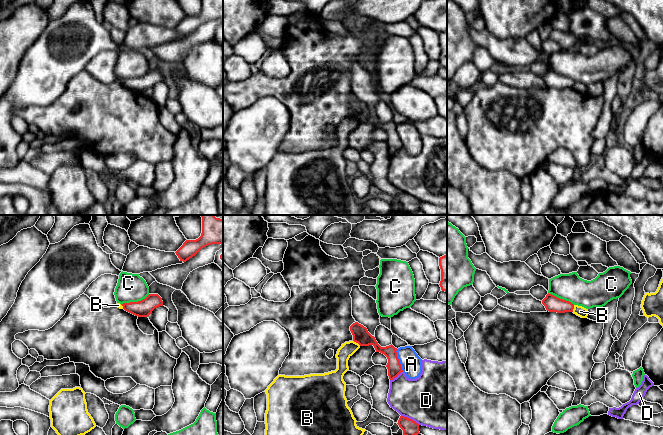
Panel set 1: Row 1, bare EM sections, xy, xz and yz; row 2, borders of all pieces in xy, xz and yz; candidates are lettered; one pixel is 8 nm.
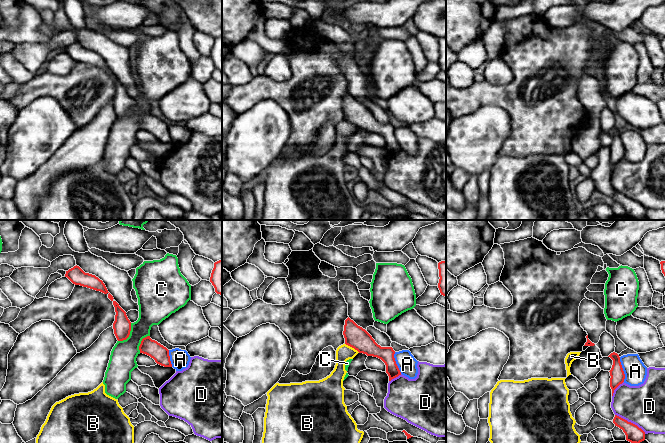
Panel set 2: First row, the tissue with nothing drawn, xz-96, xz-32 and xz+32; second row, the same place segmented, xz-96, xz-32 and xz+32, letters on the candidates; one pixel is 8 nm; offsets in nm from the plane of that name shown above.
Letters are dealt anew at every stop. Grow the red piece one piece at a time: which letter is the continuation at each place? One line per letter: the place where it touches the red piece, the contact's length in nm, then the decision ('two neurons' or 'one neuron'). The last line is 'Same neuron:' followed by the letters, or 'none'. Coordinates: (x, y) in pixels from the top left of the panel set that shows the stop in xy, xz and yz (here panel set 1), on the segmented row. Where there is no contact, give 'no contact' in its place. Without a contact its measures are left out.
A: xz (398, 360) | 190 nm | two neurons
B: xz (357, 342) | 80 nm | two neurons
C: xy (135, 302) | 240 nm | two neurons
D: xz (410, 419) | 170 nm | two neurons
Same neuron: none

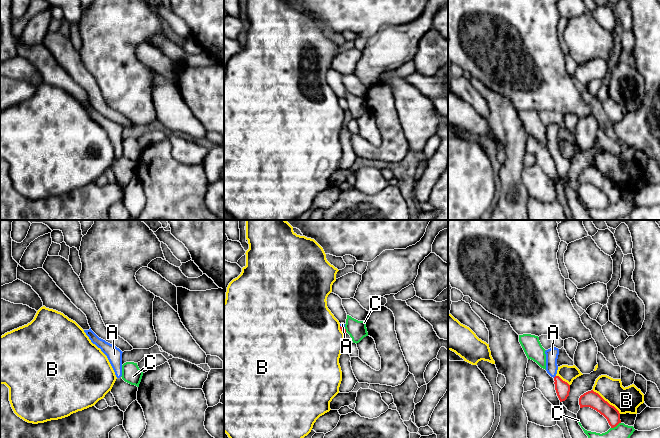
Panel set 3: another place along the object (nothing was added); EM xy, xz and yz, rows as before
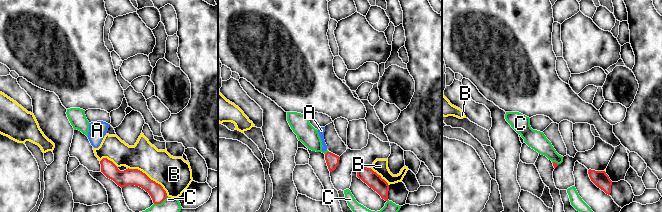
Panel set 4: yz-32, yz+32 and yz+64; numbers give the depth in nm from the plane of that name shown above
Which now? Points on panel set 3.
A: xz (342, 327) | 50 nm | one neuron
B: yz (606, 401) | 300 nm | two neurons
C: yz (615, 426) | 90 nm | two neurons
Same neuron: A

